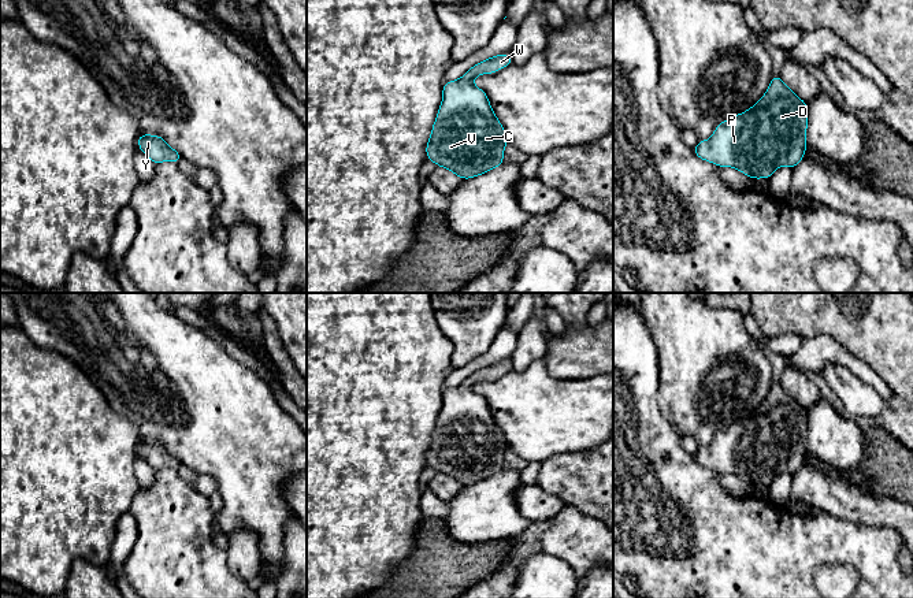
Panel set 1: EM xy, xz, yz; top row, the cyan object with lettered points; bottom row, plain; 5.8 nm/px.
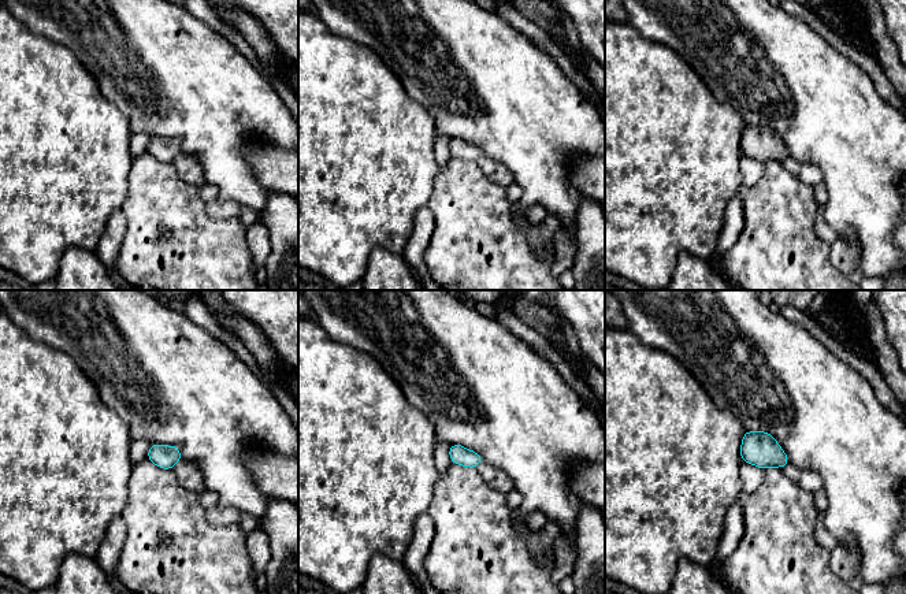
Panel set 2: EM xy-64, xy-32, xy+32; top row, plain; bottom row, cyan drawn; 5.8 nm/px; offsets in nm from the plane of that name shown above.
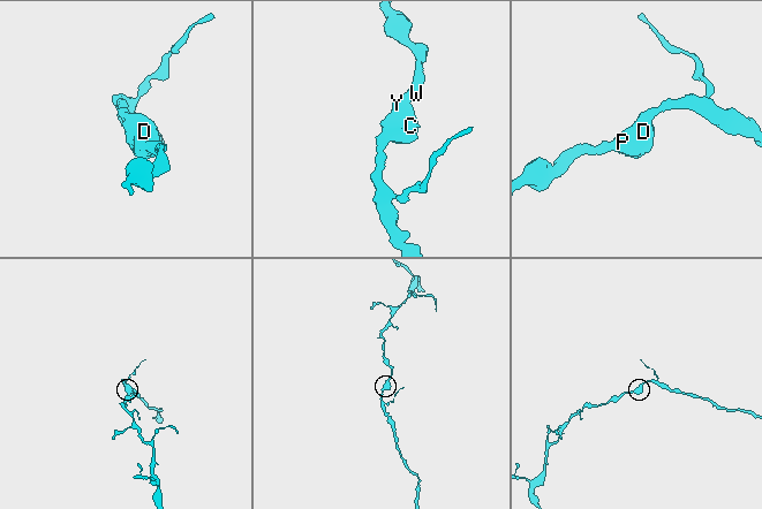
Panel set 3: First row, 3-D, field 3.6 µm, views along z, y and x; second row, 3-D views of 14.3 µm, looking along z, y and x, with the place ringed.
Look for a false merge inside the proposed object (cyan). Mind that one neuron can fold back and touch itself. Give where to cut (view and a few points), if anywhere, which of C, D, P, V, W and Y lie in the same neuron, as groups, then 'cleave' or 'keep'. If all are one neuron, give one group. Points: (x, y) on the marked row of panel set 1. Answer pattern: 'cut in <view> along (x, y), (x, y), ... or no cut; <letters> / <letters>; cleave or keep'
no cut; C D P V W Y; keep

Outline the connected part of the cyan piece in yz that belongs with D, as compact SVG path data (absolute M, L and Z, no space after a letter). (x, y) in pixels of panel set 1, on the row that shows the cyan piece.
M772 75L765 94L751 108L719 123L713 135L708 141L699 140L693 152L701 160L710 161L717 167L736 168L753 181L757 178L769 179L779 167L788 166L795 168L801 163L808 149L806 129L808 103L801 100L780 77Z

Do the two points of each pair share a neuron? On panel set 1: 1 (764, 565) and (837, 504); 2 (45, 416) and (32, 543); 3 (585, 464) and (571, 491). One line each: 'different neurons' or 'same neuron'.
1: different neurons
2: same neuron
3: same neuron

